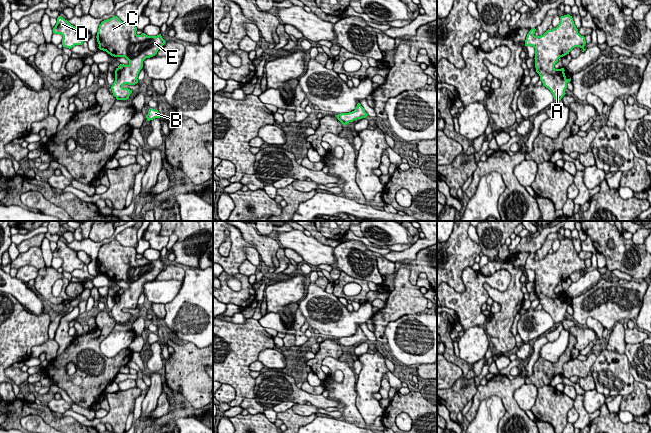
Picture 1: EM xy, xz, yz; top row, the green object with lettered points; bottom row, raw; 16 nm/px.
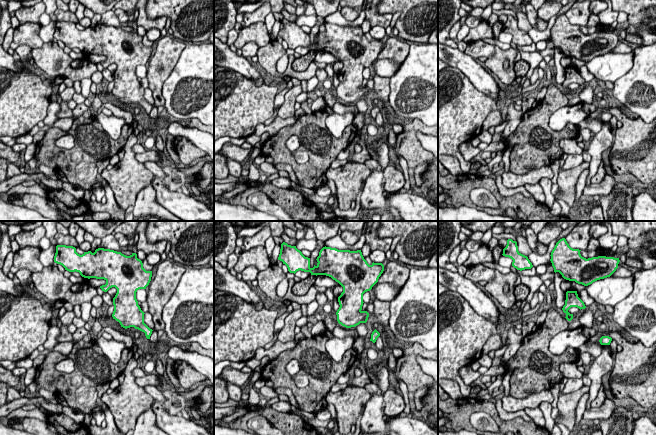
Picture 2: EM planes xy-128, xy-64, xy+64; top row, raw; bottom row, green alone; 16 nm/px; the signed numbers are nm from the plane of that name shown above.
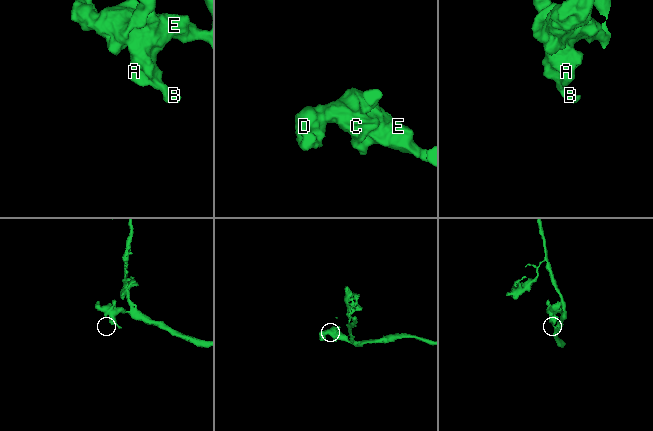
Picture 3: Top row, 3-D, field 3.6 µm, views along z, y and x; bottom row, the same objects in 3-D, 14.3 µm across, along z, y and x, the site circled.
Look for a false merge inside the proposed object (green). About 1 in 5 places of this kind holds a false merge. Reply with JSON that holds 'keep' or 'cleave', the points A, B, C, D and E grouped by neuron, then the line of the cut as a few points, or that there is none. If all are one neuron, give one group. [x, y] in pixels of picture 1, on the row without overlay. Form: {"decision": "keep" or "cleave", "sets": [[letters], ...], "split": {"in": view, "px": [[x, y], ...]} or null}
{"decision": "keep", "sets": [["A", "B", "C", "D", "E"]], "split": null}

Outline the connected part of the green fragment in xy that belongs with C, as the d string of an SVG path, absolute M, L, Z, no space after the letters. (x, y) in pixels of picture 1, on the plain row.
M117 240L102 245L98 252L98 272L111 280L125 281L129 285L128 289L120 288L115 294L115 305L111 313L117 324L129 323L132 314L123 309L137 308L143 285L155 280L166 266L161 258L137 259L136 255L136 248L124 247Z

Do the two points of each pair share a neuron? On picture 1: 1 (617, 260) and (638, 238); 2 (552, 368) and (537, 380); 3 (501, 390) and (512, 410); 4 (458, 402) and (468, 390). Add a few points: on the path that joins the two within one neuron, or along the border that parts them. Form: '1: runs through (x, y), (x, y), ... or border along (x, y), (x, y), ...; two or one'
1: border along (631, 239), (635, 244), (640, 245); two
2: runs through (548, 370), (541, 376); one
3: runs through (506, 395), (511, 405); one
4: runs through (459, 399), (465, 393); one

